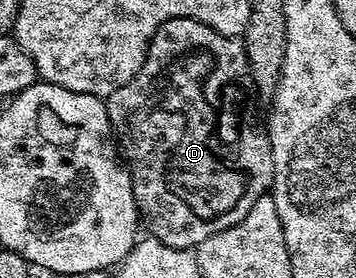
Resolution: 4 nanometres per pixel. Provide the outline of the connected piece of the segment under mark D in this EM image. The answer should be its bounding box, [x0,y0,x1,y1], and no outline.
[105,17,275,250]

